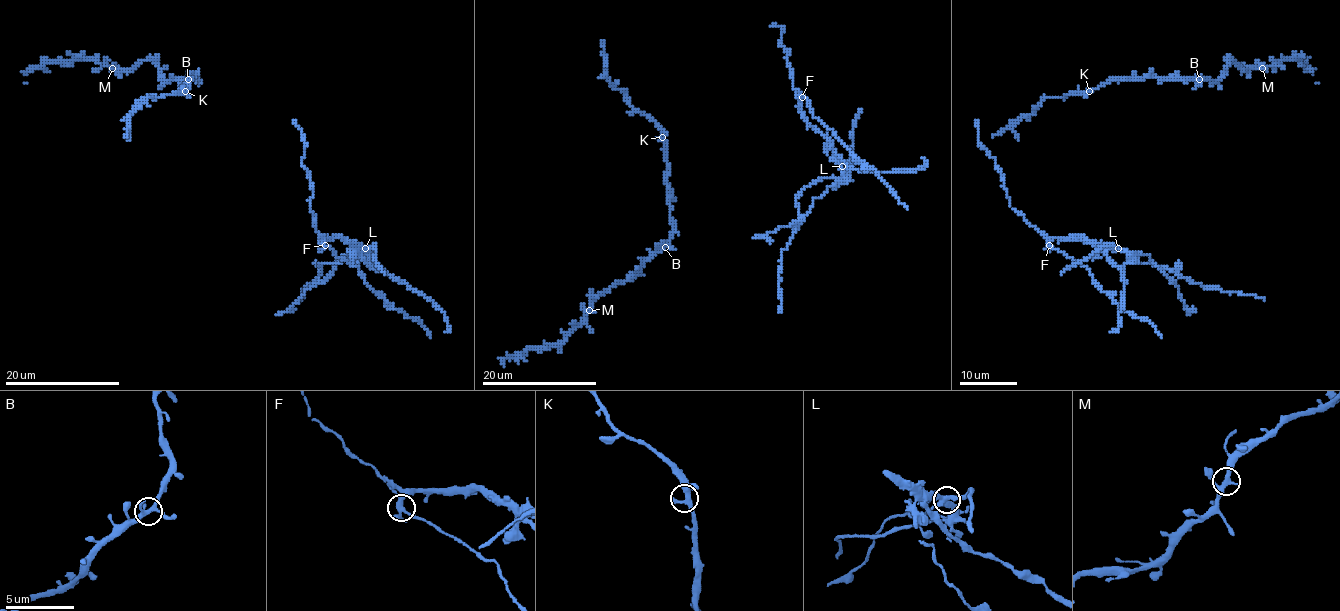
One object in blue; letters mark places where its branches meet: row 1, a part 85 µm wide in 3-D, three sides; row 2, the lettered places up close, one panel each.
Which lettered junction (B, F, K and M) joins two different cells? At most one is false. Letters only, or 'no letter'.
F

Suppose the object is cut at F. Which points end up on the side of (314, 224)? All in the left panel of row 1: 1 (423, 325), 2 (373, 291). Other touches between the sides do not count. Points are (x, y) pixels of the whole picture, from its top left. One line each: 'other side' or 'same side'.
1: same side
2: same side

